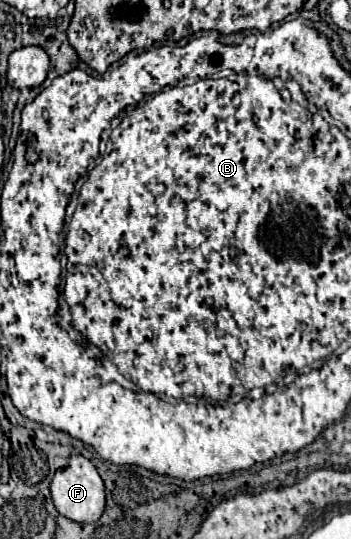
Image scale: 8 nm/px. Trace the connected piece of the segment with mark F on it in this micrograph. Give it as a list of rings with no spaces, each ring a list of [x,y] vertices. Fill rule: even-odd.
[[[72,455],[68,459],[68,465],[60,471],[56,471],[52,485],[52,499],[54,505],[58,509],[60,515],[68,517],[70,521],[78,521],[78,523],[94,523],[100,519],[104,505],[106,505],[106,491],[104,491],[104,483],[96,471],[96,467],[82,455]]]

